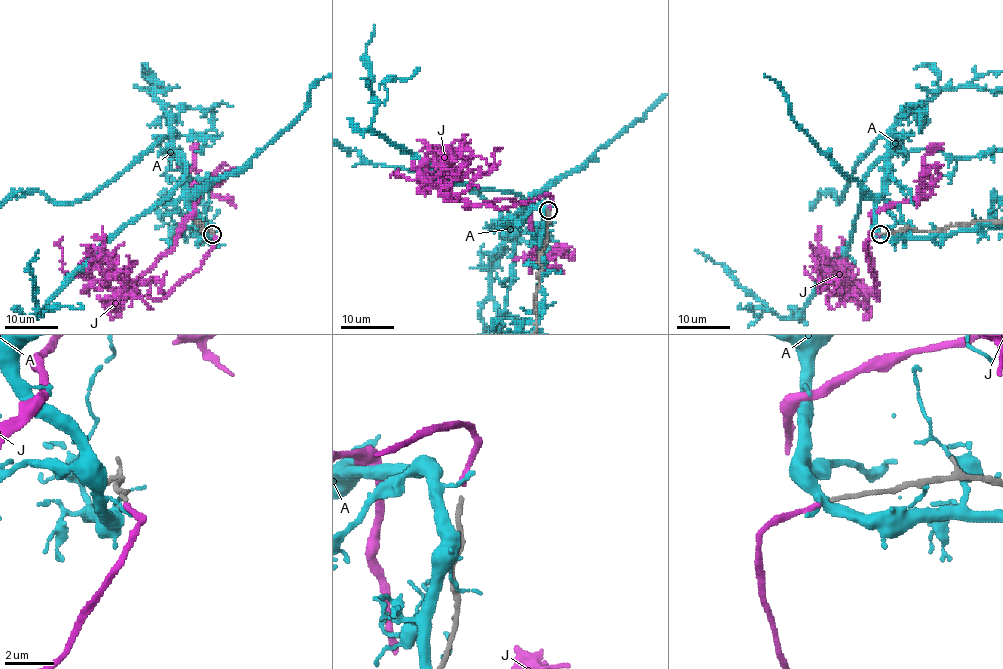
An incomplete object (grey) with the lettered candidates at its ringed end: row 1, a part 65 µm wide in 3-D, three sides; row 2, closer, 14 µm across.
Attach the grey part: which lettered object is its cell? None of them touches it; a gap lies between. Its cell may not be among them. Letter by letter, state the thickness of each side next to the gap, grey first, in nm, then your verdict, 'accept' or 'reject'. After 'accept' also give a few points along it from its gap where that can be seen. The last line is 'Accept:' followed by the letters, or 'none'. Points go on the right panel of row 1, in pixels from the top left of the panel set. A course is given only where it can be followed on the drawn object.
A: 170 nm thick on the grey side, 200 nm on the other; reject
J: 170 nm thick on the grey side, 200 nm on the other; accept; it runs (878, 234), (865, 242), (878, 298), (870, 216), (926, 186), (923, 157), (942, 142)
Accept: J

